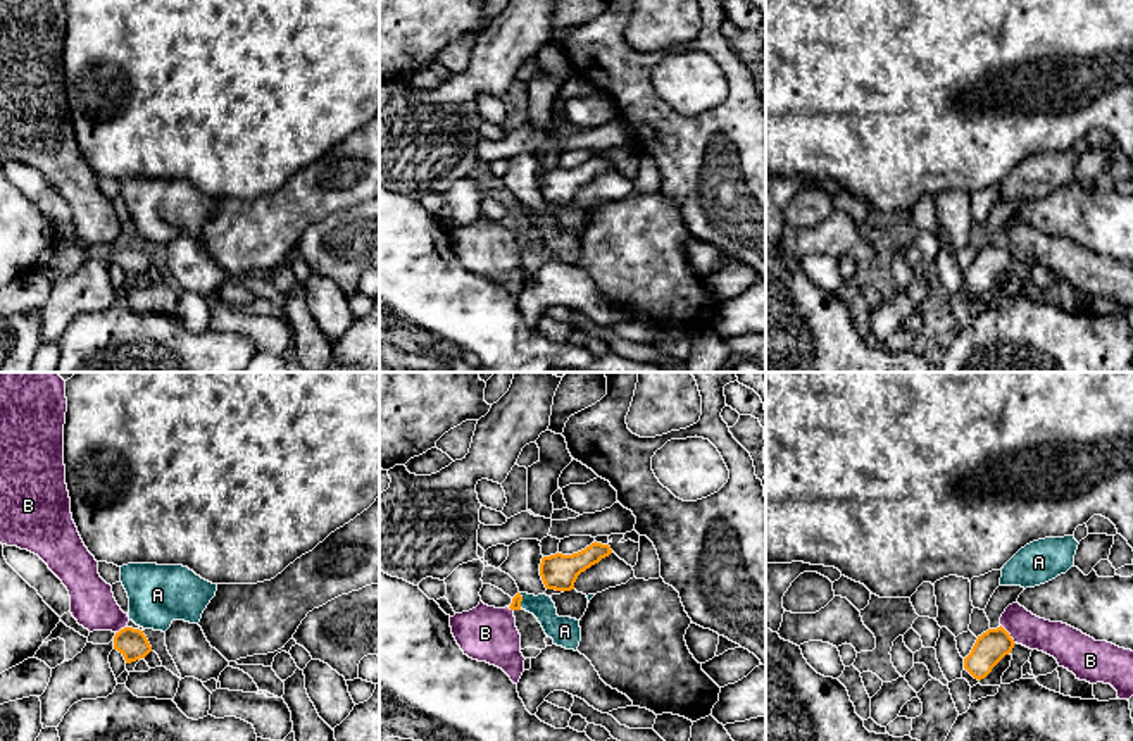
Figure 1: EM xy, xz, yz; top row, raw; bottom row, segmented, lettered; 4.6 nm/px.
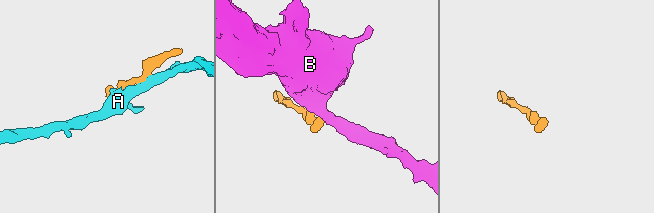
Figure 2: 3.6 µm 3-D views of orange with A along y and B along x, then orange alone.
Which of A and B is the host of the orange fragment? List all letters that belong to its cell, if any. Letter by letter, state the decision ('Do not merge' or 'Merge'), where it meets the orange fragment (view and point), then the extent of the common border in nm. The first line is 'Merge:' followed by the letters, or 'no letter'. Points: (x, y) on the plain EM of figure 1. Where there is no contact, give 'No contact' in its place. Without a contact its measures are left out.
Merge: no letter
A: Do not merge. Touches orange at xz (521, 214). Shared border 70 nm
B: Do not merge. Touches orange at yz (1009, 249). Shared border 120 nm

